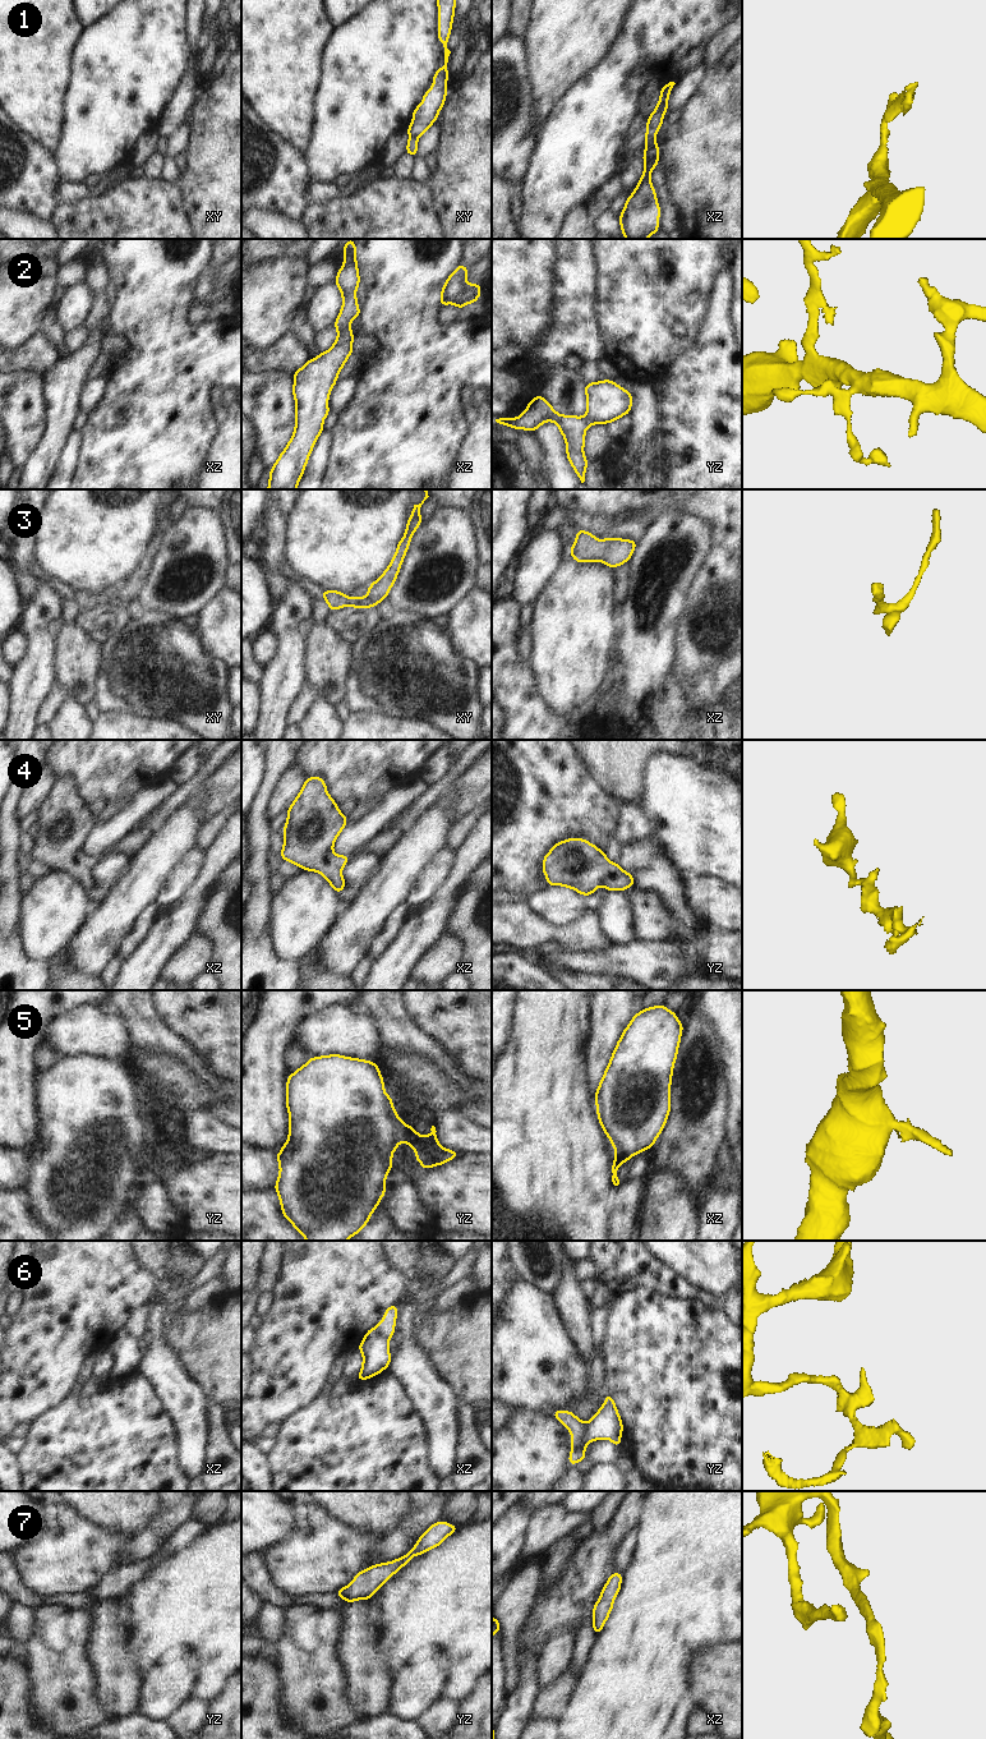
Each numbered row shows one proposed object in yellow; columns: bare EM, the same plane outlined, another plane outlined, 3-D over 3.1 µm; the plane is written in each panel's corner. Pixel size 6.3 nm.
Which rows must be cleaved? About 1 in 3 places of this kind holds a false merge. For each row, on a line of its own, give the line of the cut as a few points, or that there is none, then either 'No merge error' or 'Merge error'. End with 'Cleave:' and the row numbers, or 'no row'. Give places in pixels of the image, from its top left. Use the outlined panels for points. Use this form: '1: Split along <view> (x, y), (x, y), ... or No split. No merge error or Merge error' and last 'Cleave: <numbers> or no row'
1: Split along xy (410, 136), (417, 137). Merge error
2: No split. No merge error
3: No split. No merge error
4: No split. No merge error
5: Split along yz (406, 1125), (402, 1139). Merge error
6: Split along yz (588, 1424), (586, 1440), (572, 1452). Merge error
7: No split. No merge error
Cleave: 1, 5, 6

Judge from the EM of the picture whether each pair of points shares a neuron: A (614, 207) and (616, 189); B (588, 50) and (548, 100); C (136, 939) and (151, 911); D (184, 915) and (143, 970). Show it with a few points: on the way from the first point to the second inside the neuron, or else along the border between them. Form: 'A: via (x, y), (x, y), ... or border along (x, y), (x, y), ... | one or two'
A: border along (622, 191), (608, 208) | two
B: via (575, 63), (551, 87) | one
C: via (137, 933), (146, 918) | one
D: via (171, 929), (151, 956) | one

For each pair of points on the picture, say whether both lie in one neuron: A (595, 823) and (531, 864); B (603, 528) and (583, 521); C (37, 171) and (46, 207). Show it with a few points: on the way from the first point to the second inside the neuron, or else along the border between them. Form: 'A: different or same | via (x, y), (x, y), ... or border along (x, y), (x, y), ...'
A: same | via (577, 823), (562, 823), (539, 846)
B: same | via (598, 525), (588, 524)
C: same | via (37, 180), (37, 196), (40, 198)

